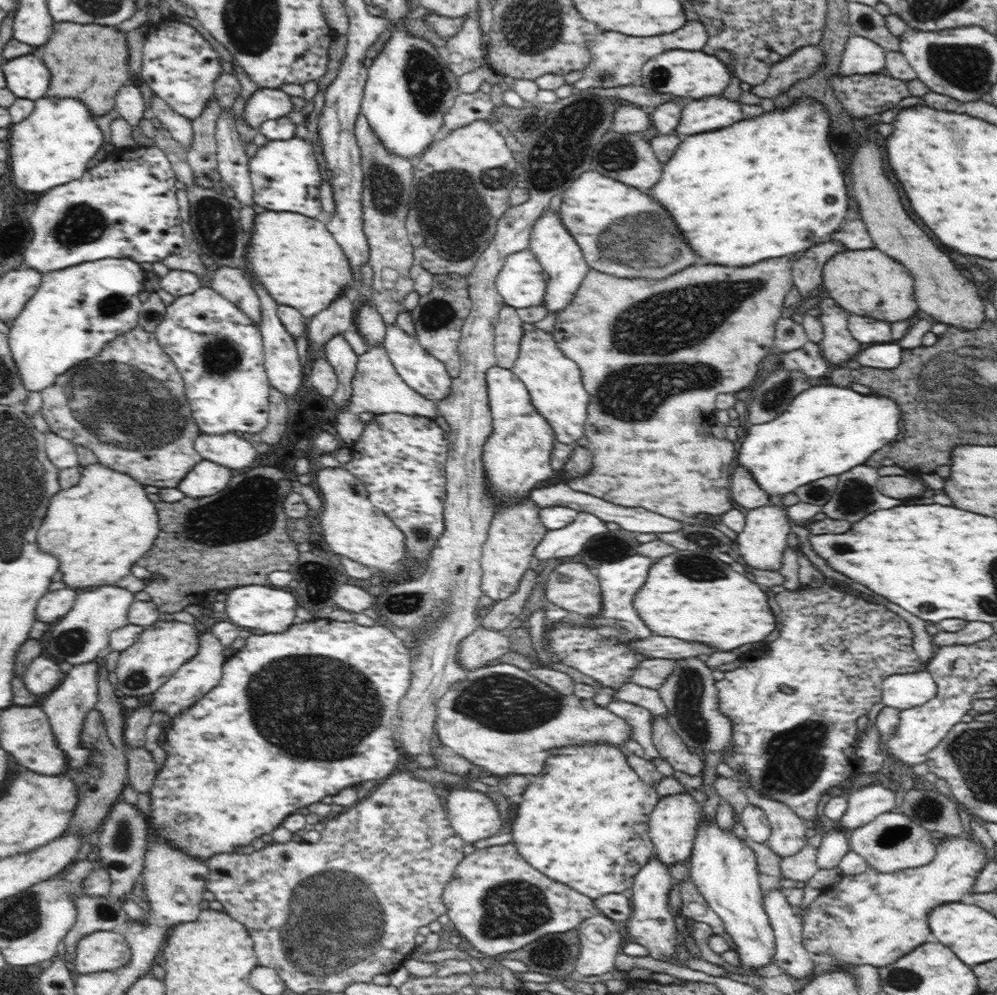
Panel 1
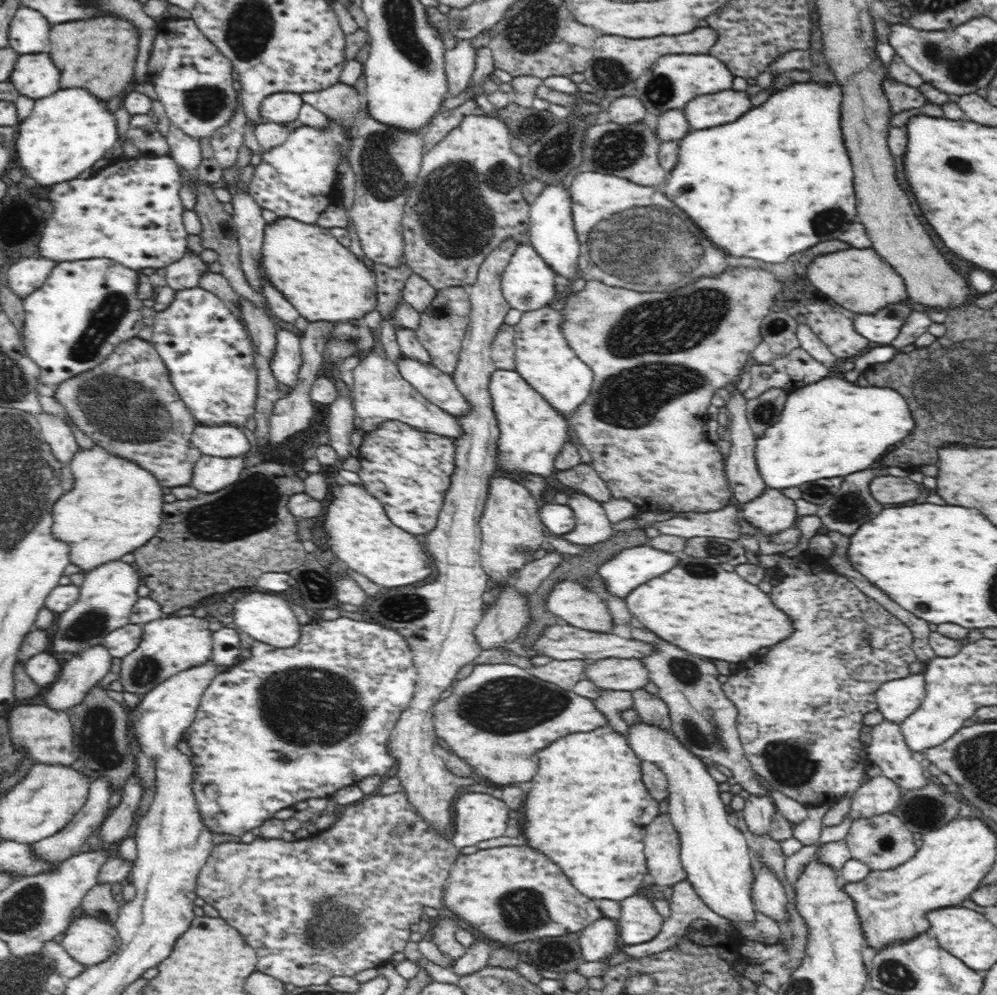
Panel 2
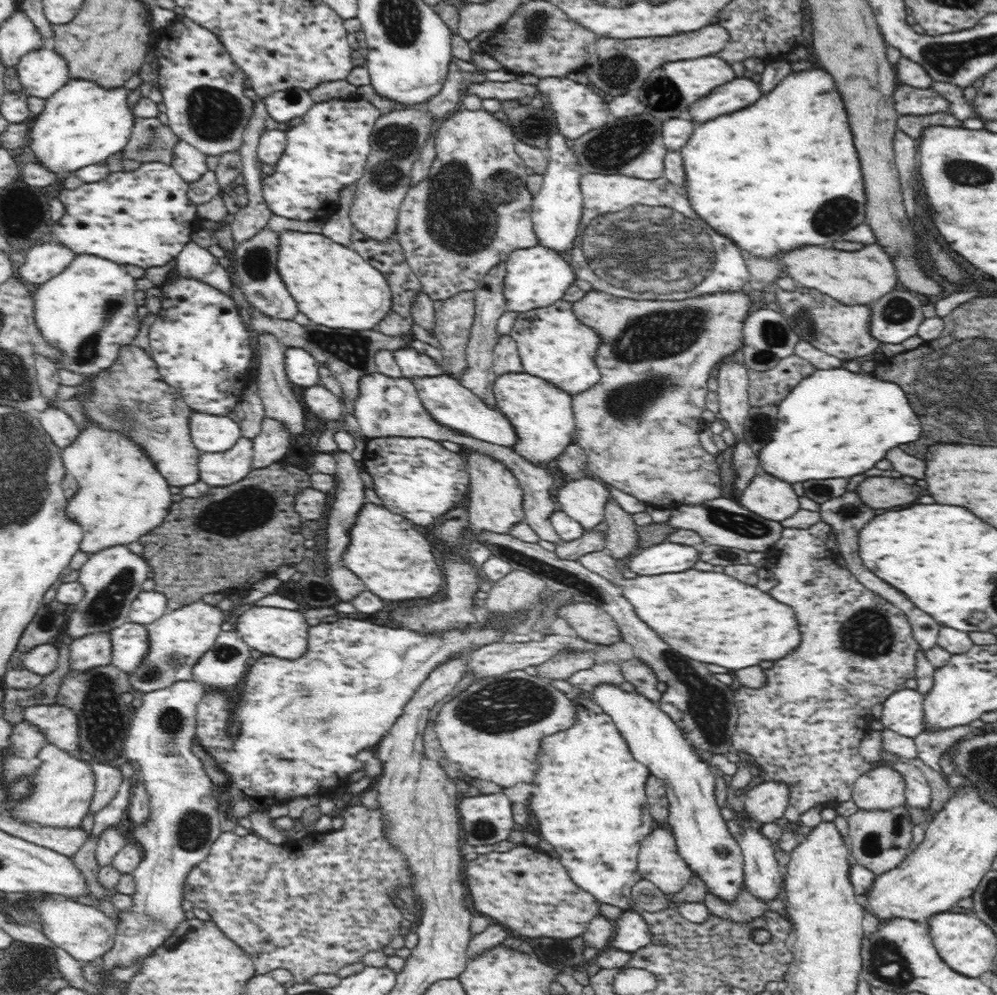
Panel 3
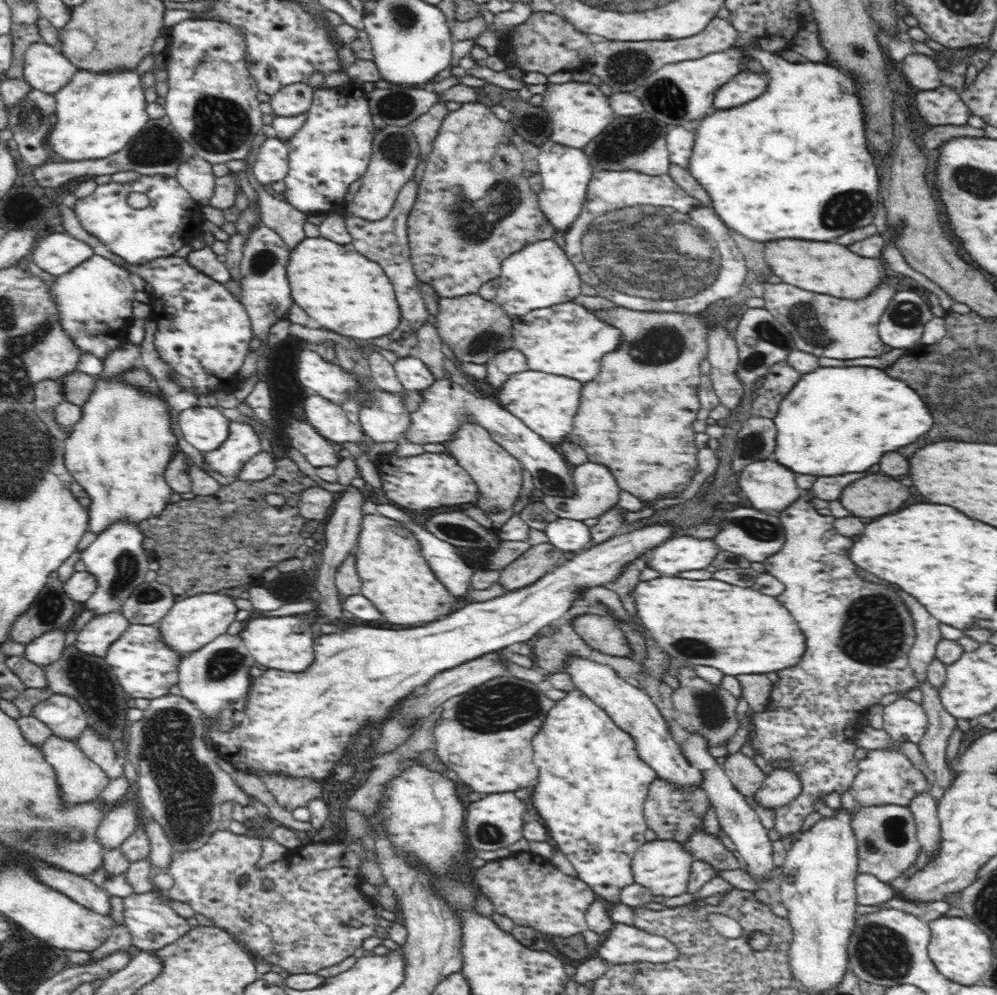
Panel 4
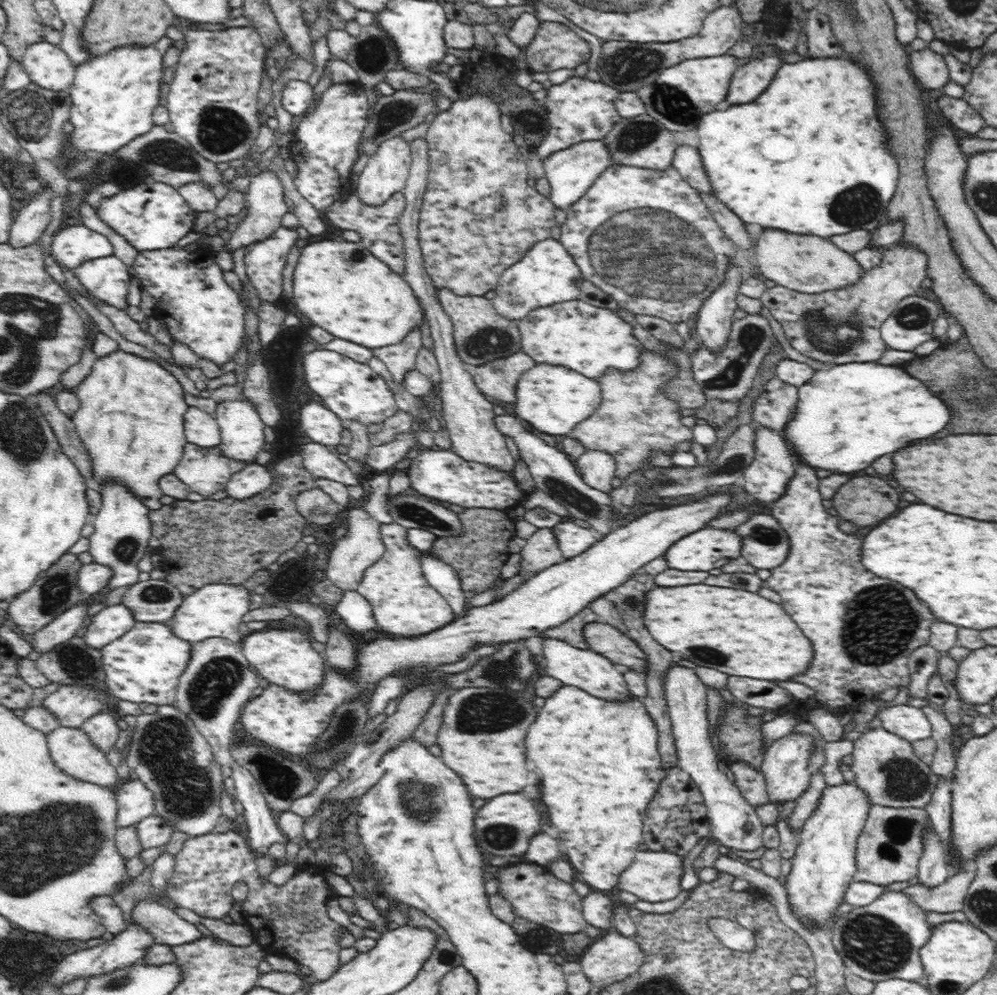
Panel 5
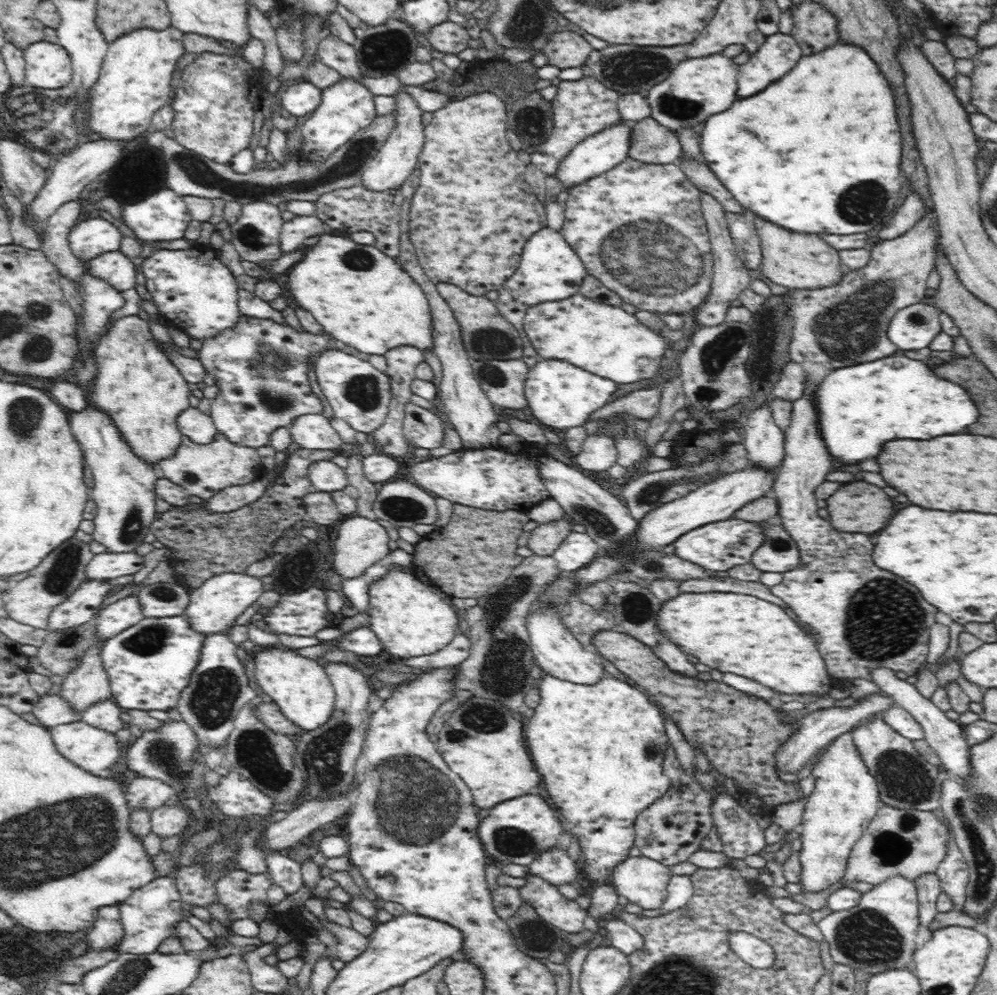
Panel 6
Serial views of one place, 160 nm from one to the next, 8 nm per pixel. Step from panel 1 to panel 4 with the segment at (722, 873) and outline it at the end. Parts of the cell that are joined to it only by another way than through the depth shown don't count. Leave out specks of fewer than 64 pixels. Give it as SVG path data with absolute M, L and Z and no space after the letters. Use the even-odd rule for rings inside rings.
M570 656L566 660L564 672L572 677L576 688L607 712L608 716L635 740L638 756L655 770L658 779L681 786L681 788L702 784L704 780L702 771L690 766L680 749L679 737L670 732L666 719L662 717L648 693L627 683L624 678L618 677L609 665L596 663L590 658ZM702 825L692 833L686 844L682 846L694 855L695 860L704 860L708 863L716 871L716 874L741 868L741 863L733 852L730 852L717 836L706 833Z

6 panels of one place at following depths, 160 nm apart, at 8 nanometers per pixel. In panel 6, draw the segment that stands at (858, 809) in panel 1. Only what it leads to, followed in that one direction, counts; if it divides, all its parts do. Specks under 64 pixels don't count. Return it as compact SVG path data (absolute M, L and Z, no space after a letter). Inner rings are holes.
M882 719L860 724L850 734L868 772L878 783L882 804L902 810L934 811L940 808L942 779L938 776L939 769L926 762L913 741L888 727Z

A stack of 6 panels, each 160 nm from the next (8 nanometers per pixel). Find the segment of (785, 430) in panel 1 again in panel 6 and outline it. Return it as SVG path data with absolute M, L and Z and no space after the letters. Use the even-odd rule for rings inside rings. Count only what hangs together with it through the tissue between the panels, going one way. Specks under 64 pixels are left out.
M897 353L884 360L874 360L866 364L856 364L832 370L818 384L816 390L816 410L820 421L820 437L827 451L842 464L858 464L868 458L876 458L876 444L882 446L890 440L930 440L942 434L962 432L966 426L978 420L978 406L975 395L966 394L966 389L948 380L938 378L924 361L904 358Z

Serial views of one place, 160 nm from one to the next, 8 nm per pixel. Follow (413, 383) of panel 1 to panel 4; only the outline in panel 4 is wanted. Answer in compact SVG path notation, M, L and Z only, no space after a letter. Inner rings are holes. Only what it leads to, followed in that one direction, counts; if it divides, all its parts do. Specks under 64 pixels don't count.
M449 379L435 380L432 386L417 394L422 397L422 402L420 402L419 409L411 414L411 424L407 431L409 442L423 446L430 442L452 441L463 421L472 419L476 425L488 431L494 442L522 463L523 468L530 472L535 488L542 491L544 495L548 498L567 499L574 496L573 476L570 475L570 468L565 457L504 407L498 406L496 402L486 397L478 398L470 394L466 388Z

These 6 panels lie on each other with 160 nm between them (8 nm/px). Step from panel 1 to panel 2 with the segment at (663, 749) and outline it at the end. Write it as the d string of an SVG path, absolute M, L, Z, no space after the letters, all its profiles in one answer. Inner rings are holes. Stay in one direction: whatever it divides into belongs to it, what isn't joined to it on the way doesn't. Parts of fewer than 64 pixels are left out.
M646 689L632 690L633 707L638 711L641 722L657 726L662 730L671 730L671 720L667 704L658 694L650 694Z

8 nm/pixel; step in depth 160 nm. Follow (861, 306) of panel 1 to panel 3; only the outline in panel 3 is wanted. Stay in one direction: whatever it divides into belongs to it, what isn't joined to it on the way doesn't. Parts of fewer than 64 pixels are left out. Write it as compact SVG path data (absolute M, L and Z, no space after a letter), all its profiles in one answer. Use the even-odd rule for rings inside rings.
M870 244L858 252L838 252L832 248L820 246L806 246L794 252L786 252L780 258L786 262L790 276L798 282L798 286L816 288L820 292L835 298L838 302L848 306L868 304L892 292L898 284L897 274L890 256L878 246Z

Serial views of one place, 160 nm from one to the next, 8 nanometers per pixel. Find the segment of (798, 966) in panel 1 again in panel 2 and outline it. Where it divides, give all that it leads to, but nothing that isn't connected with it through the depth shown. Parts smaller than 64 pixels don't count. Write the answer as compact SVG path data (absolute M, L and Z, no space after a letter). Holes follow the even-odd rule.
M759 860L754 862L753 878L751 896L755 911L776 922L788 922L788 898L778 877Z

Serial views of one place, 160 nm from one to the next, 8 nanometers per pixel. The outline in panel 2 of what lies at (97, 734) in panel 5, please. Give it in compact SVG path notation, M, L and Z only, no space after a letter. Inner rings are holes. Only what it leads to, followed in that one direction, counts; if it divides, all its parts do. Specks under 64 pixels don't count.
M98 776L91 781L89 786L89 794L87 796L84 806L78 811L74 818L60 831L50 836L49 838L38 840L37 843L32 844L32 851L40 857L40 859L46 860L46 863L52 863L52 865L61 865L75 855L81 853L87 847L85 846L86 839L92 835L93 832L97 832L101 826L103 820L109 814L108 800L110 800L111 784L105 776Z

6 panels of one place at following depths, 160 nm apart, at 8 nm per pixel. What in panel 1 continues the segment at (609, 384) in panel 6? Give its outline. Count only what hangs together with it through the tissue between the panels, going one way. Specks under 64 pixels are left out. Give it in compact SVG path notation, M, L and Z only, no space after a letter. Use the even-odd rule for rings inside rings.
M500 366L485 374L494 430L483 446L482 466L497 511L503 505L510 507L528 499L540 482L554 474L550 455L556 437L550 423L532 406L530 394L518 376Z

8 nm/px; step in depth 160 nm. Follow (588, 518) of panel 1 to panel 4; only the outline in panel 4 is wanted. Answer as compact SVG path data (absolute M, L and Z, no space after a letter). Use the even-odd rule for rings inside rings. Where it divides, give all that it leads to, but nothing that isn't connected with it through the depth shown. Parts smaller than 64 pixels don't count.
M586 461L575 466L573 473L574 496L572 498L548 498L546 495L540 498L541 502L556 516L565 519L583 521L586 518L597 518L604 512L614 509L619 505L619 493L621 489L611 474L611 470L602 463Z

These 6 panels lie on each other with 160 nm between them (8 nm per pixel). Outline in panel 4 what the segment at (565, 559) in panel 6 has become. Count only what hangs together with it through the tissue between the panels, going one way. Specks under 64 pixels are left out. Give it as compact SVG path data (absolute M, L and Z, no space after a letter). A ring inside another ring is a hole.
M557 517L548 523L545 534L562 552L576 553L590 547L590 527L582 521Z

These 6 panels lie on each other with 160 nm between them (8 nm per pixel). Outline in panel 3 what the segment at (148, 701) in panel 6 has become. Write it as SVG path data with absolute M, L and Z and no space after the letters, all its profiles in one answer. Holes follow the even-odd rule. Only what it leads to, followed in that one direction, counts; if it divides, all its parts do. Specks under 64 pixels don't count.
M129 621L110 632L112 665L128 676L142 662L150 650L150 637L145 625Z

